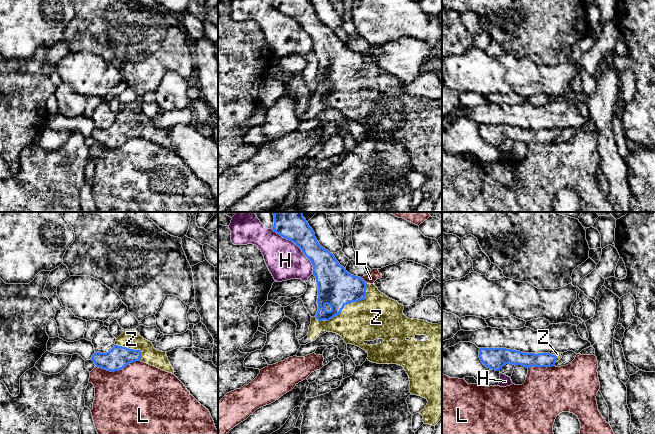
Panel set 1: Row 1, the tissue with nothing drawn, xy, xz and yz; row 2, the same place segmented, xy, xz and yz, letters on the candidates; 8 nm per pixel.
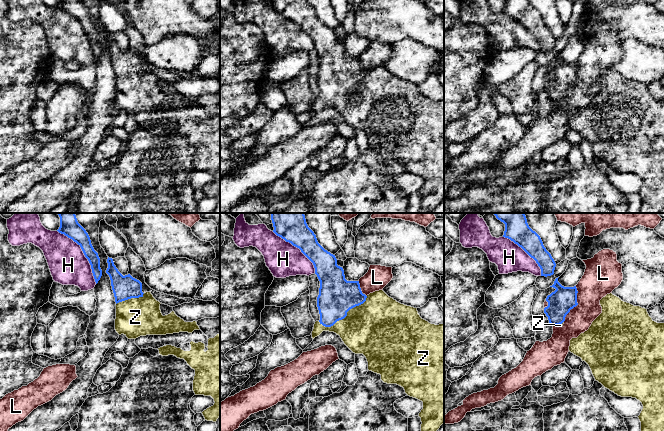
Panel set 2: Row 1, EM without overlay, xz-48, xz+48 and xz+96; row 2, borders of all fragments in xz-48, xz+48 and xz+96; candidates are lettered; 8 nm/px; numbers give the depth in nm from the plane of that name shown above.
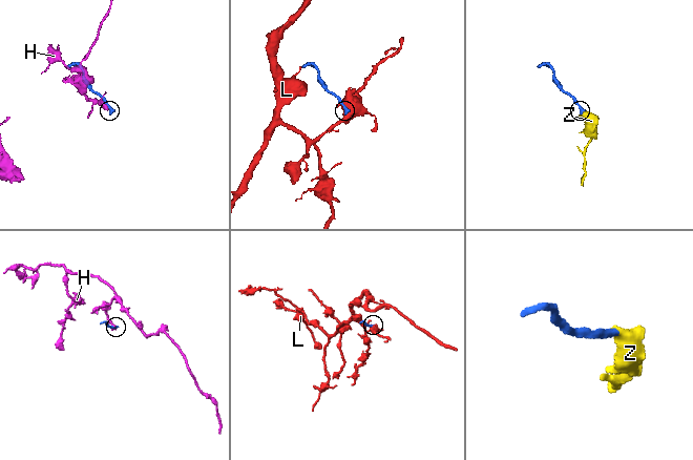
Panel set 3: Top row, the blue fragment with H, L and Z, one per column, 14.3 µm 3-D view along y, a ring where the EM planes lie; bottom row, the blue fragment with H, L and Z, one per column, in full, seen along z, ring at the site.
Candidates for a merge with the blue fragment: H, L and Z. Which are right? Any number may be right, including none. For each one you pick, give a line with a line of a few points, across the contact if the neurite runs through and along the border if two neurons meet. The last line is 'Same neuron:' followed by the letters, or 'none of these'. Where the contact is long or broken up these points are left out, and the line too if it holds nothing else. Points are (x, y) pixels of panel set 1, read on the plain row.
Same neuron: Z

